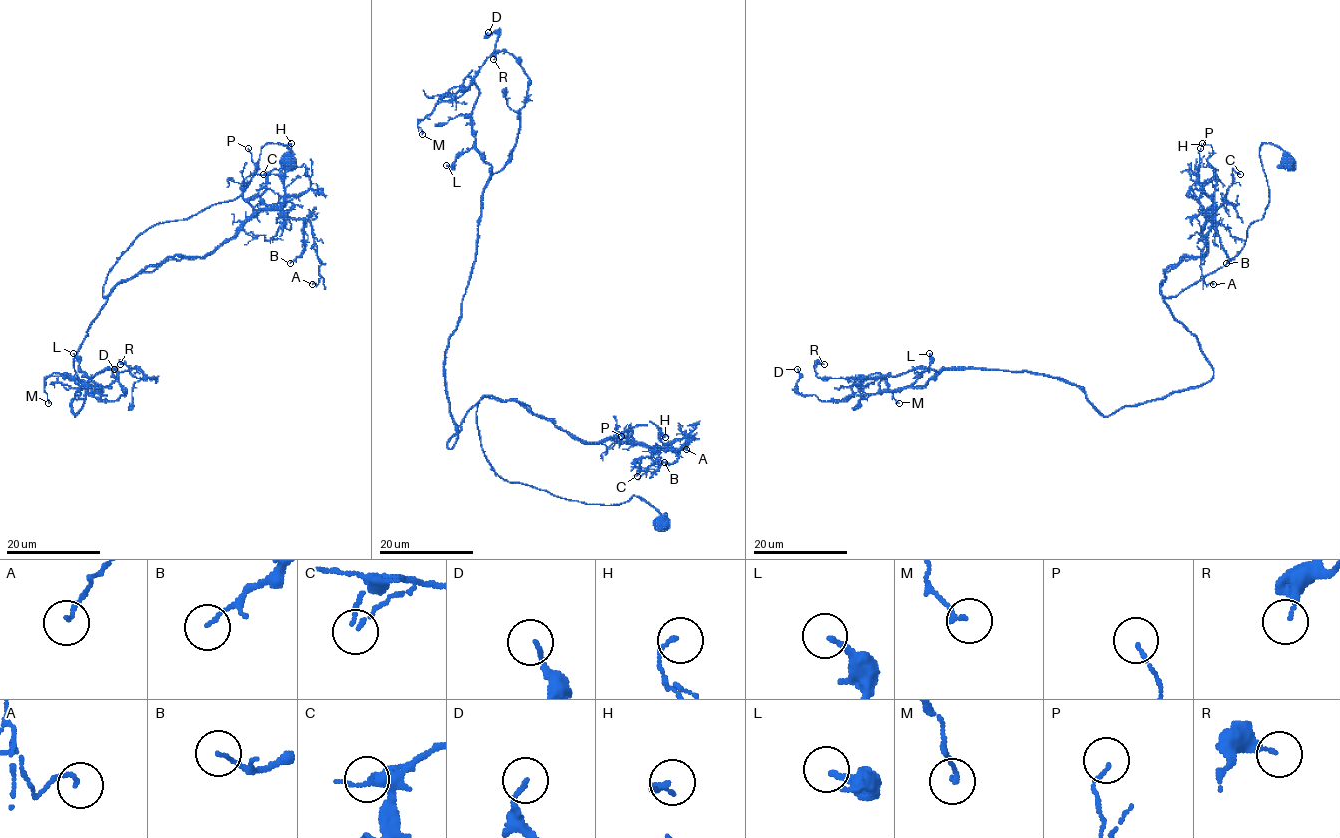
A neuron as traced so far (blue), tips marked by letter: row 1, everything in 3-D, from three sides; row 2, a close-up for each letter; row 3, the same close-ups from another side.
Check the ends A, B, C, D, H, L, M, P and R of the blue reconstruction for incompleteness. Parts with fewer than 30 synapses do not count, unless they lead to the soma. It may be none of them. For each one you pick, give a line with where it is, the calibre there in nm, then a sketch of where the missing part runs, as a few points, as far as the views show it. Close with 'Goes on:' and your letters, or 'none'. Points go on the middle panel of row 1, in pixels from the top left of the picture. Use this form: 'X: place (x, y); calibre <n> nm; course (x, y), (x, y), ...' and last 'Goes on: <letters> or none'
Goes on: none

